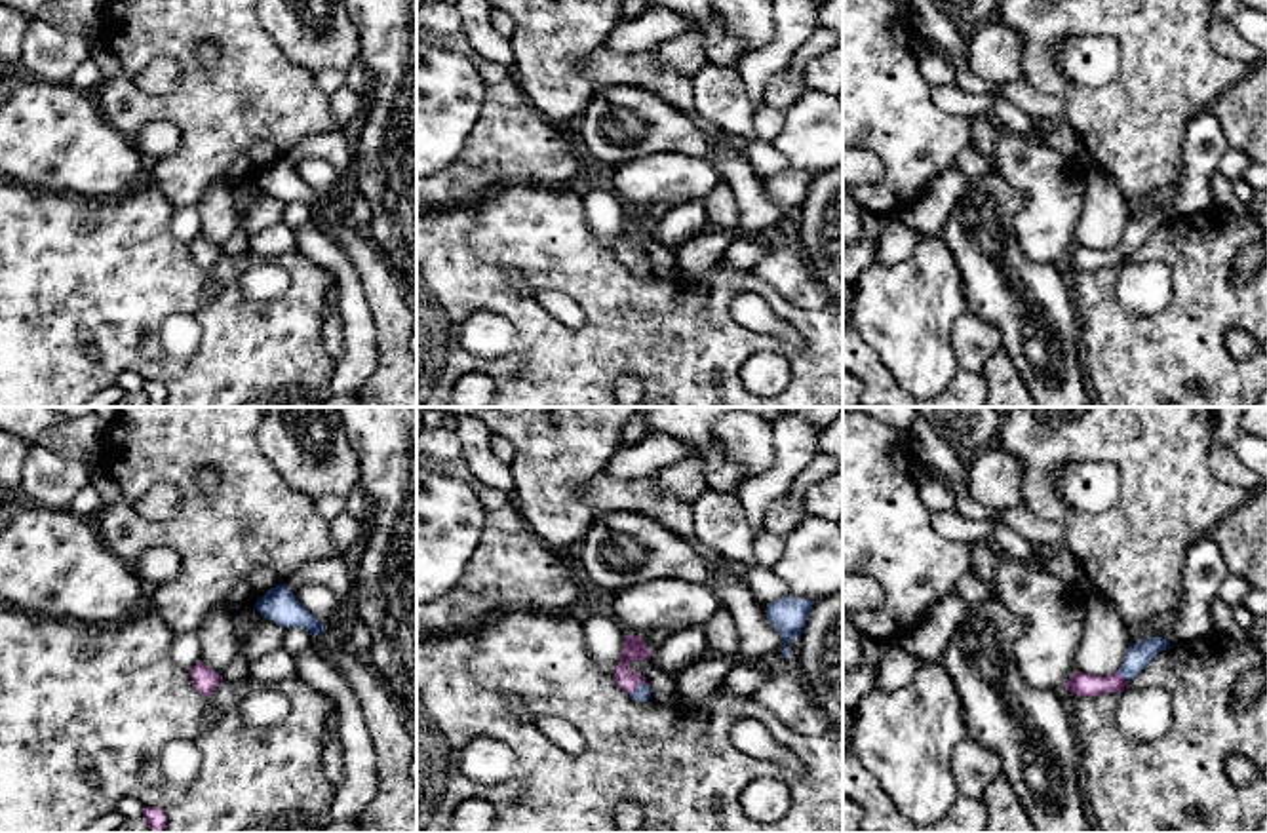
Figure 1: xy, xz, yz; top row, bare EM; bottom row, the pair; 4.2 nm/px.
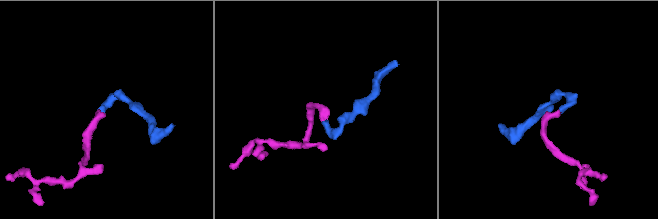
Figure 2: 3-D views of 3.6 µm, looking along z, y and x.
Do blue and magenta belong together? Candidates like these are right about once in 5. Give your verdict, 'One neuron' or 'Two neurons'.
One neuron

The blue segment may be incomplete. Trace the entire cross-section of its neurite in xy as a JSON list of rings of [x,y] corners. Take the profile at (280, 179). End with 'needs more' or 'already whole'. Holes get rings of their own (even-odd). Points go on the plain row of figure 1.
[[[278,158],[266,165],[257,177],[261,190],[282,202],[302,202],[312,209],[322,211],[325,203],[295,171],[287,158]]]; already whole

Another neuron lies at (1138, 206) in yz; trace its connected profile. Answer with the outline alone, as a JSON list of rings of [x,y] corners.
[[[1178,183],[1164,184],[1157,190],[1151,190],[1141,196],[1134,196],[1126,200],[1130,215],[1134,219],[1143,217],[1145,213],[1153,211],[1155,207],[1162,207],[1174,194],[1178,192]]]

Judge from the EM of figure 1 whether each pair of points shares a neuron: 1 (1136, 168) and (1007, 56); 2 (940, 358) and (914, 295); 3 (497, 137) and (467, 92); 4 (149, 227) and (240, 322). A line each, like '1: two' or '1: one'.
1: two
2: one
3: two
4: one

